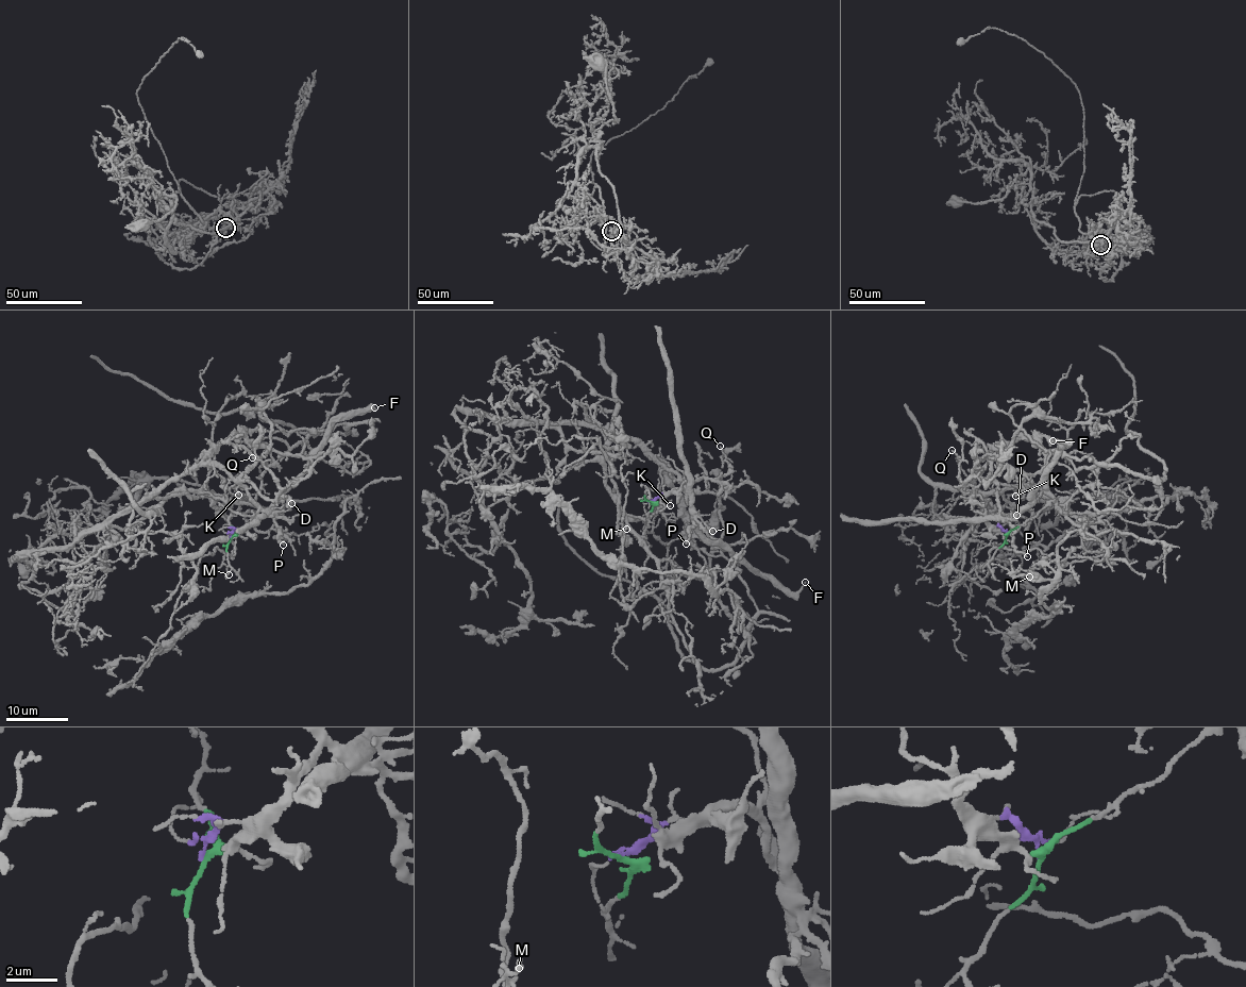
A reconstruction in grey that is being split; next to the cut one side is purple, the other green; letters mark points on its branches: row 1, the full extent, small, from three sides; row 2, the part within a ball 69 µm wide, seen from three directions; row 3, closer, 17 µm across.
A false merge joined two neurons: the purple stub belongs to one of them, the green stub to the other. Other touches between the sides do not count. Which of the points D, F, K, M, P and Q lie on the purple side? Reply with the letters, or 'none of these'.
D, F, P, Q

